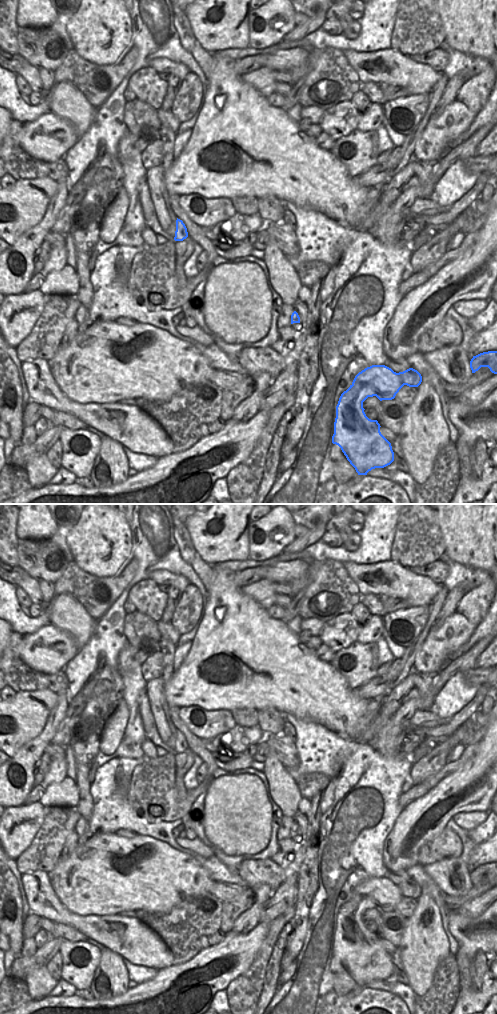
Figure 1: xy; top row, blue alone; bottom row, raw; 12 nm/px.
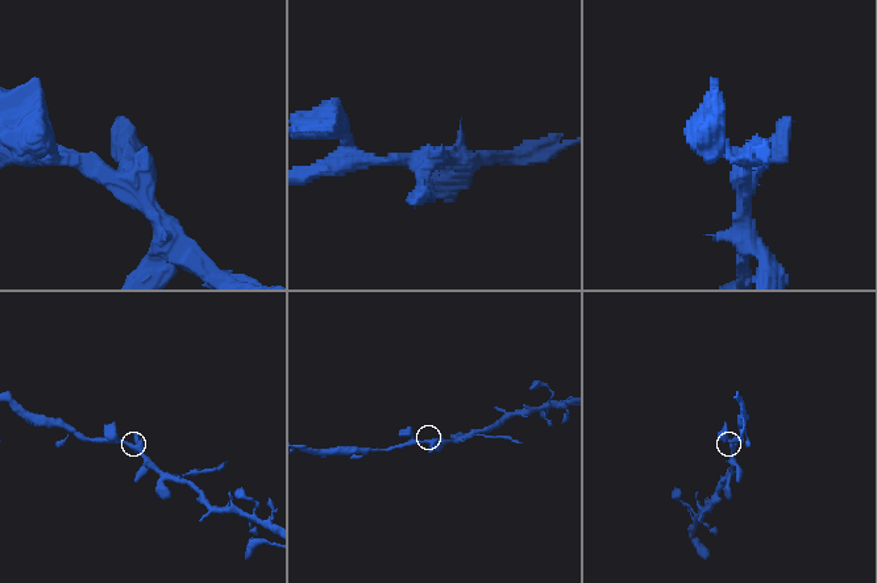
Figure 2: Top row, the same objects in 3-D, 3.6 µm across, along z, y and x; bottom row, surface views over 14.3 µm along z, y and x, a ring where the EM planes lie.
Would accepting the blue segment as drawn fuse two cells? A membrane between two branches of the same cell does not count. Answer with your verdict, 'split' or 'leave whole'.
leave whole

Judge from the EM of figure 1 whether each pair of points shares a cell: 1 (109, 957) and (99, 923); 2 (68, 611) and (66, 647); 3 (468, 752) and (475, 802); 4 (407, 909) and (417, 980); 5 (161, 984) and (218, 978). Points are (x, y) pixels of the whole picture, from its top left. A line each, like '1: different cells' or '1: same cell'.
1: different cells
2: different cells
3: different cells
4: different cells
5: same cell

